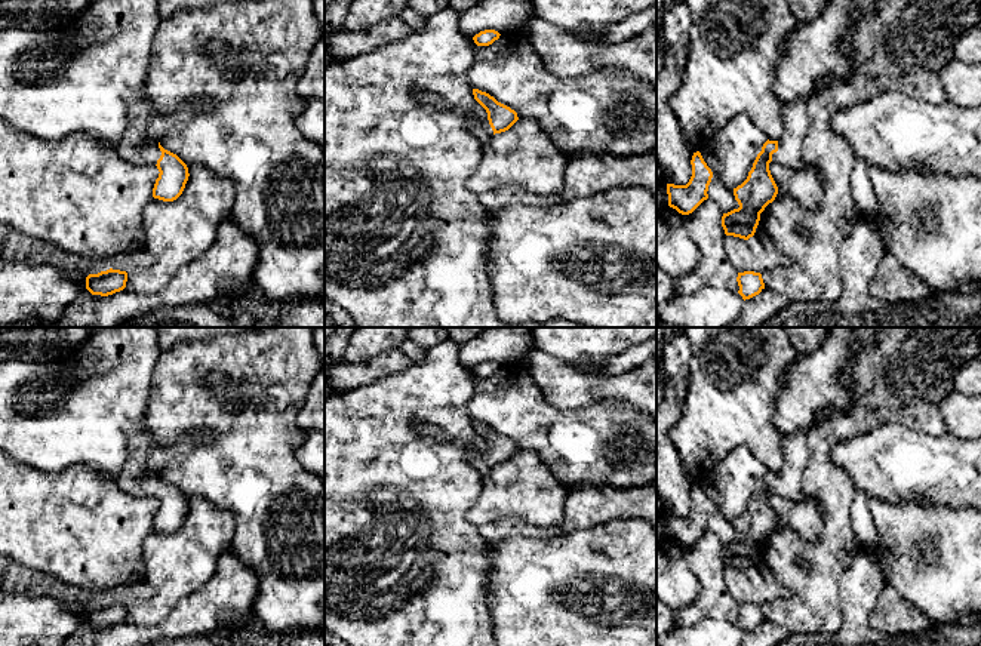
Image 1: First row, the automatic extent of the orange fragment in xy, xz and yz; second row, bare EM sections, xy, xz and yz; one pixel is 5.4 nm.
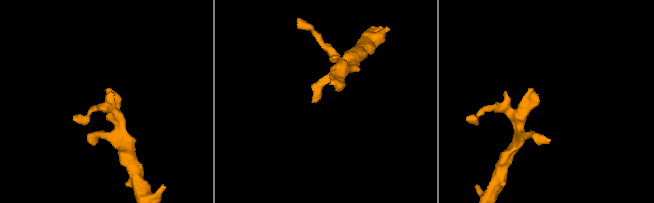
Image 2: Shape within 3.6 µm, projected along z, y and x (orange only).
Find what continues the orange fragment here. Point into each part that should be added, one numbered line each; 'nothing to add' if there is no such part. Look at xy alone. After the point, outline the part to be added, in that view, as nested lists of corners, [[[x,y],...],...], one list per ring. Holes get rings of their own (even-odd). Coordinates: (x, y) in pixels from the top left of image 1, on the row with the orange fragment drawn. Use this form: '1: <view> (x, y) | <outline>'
1: xy (137, 145) | [[[129,93],[126,101],[129,105],[130,123],[119,144],[119,153],[133,163],[156,166],[162,151],[159,148],[159,141],[154,141],[148,135],[150,107],[136,93]]]

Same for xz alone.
1: xz (485, 131) | [[[488,119],[482,120],[480,127],[477,129],[477,133],[483,139],[488,139],[489,136],[493,135],[493,130],[492,130]]]

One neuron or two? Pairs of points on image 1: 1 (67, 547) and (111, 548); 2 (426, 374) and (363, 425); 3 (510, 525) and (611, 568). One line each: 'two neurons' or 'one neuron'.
1: one neuron
2: one neuron
3: two neurons

